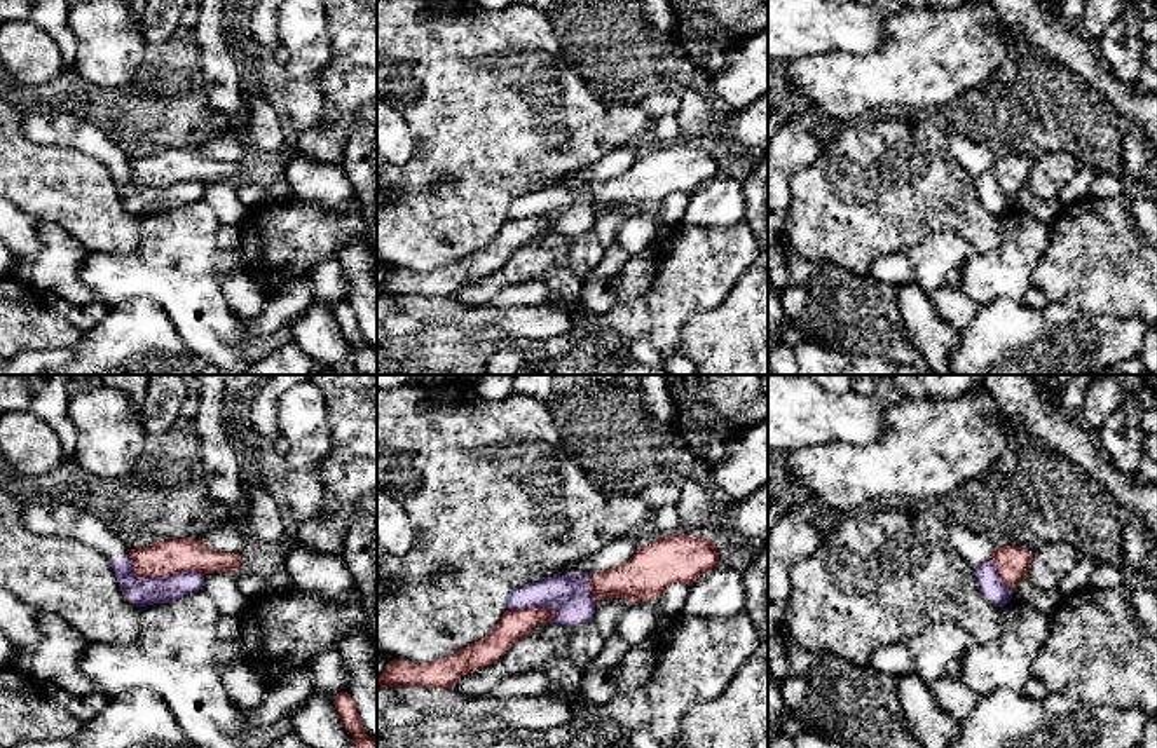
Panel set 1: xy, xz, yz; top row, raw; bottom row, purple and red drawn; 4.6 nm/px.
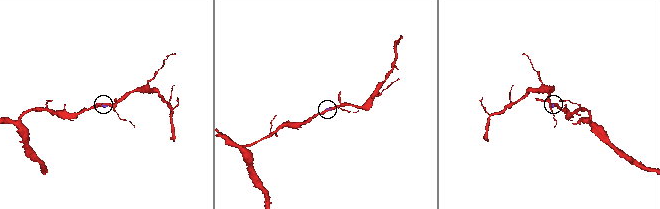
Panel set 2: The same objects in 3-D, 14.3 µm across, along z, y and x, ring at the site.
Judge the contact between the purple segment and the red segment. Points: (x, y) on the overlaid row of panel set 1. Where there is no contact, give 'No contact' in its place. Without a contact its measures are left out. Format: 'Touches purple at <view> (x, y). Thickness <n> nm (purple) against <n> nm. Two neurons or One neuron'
Touches purple at xy (161, 578). Thickness 140 nm (purple) against 160 nm. Two neurons

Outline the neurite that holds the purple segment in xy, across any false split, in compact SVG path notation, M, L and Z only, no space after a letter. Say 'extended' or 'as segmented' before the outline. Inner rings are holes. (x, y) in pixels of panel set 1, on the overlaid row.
extended; M28 502L21 520L33 534L75 539L105 554L124 598L140 609L175 602L204 586L204 574L194 570L138 577L126 544L101 520L73 504Z

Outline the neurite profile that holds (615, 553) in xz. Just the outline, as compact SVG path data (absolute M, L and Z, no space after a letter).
M625 535L618 541L611 541L595 554L562 568L557 575L564 575L567 572L588 572L592 575L609 572L626 563L635 554L637 547L637 539L632 535Z

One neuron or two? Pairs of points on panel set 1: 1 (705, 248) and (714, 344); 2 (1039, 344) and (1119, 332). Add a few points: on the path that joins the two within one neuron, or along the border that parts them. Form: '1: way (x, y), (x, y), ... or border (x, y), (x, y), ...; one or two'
1: border (739, 279), (719, 304), (695, 311), (679, 335); two
2: way (1058, 346), (1081, 346), (1100, 340); one

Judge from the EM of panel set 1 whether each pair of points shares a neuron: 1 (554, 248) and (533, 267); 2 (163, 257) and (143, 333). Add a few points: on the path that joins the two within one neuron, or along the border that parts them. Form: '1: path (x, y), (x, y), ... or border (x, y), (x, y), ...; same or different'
1: path (548, 251), (538, 262); same
2: border (112, 306), (135, 299), (150, 299), (178, 332); different

